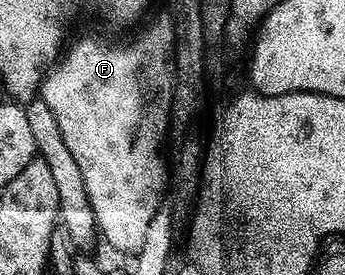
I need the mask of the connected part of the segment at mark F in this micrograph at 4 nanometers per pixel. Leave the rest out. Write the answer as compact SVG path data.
M170 16L155 17L136 37L128 41L106 41L103 37L79 37L75 42L72 40L66 46L65 52L58 58L56 64L52 65L43 74L41 82L41 99L49 103L49 111L53 111L57 119L57 127L61 127L61 139L65 139L65 147L69 149L69 155L73 155L78 170L81 171L81 179L85 179L85 191L89 195L89 203L93 207L95 222L99 228L98 236L103 237L119 253L134 255L139 252L141 242L145 240L145 234L149 227L149 219L161 207L159 192L163 189L163 180L169 177L168 170L163 170L163 157L159 154L159 148L163 145L163 132L167 129L167 117L173 113L173 54L175 51L174 23Z

